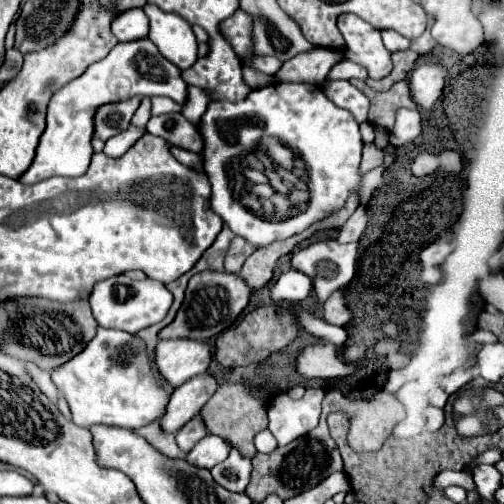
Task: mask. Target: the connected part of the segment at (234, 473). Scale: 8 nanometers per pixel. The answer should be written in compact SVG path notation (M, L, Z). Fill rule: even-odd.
M233 449L223 463L211 469L213 479L227 491L235 491L235 493L245 491L249 483L249 473L251 473L251 463L237 449Z

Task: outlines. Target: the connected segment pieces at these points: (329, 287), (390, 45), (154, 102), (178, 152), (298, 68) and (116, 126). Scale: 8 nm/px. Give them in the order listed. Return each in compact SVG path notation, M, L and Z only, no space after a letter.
M319 241L297 250L291 265L311 277L319 301L325 303L331 291L347 285L355 277L358 244L339 245L337 241Z
M382 30L381 36L385 47L387 47L387 51L391 51L391 53L395 53L395 51L405 51L405 49L411 47L411 41L409 41L409 39L403 39L403 37L394 30Z
M151 97L151 114L152 116L158 116L162 114L169 114L175 112L181 112L181 105L174 102L168 97Z
M169 147L169 151L171 151L171 155L177 159L177 161L181 161L183 165L189 165L189 167L193 167L193 169L201 169L201 157L197 155L197 153L193 153L193 151L183 151L183 149L179 149L179 147Z
M315 47L309 53L299 53L293 59L285 61L281 69L275 73L275 79L323 85L331 67L337 65L341 59L343 59L343 51Z
M139 97L123 101L123 103L109 103L99 107L97 115L95 115L95 137L107 141L115 135L119 135L121 131L125 131L131 123L133 113L139 107Z

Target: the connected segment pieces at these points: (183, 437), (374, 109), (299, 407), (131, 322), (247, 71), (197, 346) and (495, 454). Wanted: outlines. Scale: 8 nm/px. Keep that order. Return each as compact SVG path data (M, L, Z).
M197 415L197 417L193 417L187 425L183 425L183 427L179 429L179 433L177 433L177 443L179 443L179 447L181 447L183 451L189 451L189 449L193 449L193 445L195 445L197 441L201 441L205 435L207 435L205 423L203 423L203 419Z
M353 79L351 83L355 87L359 87L371 101L369 119L367 119L371 125L381 125L385 129L391 129L397 109L401 109L401 107L415 109L417 107L411 99L411 91L409 91L407 81L399 81L389 91L383 91L383 93L371 89L365 81L359 81L359 79Z
M307 389L301 399L291 399L287 393L271 399L267 409L269 431L279 445L287 445L317 427L321 399L323 389Z
M115 275L115 277L95 283L91 297L89 297L89 305L101 327L123 329L127 333L137 333L145 327L151 327L163 321L171 303L173 303L173 295L163 283L149 279L149 277L143 281L133 281L125 275Z
M243 67L243 79L251 89L259 89L259 87L267 87L267 83L273 81L273 77L267 77L251 67Z
M161 339L155 363L171 387L179 387L193 375L205 373L211 363L211 347L199 339Z
M487 449L479 459L475 459L475 463L471 465L471 467L467 467L465 471L471 471L475 465L481 465L481 463L491 463L491 465L495 465L499 459L501 459L501 449Z

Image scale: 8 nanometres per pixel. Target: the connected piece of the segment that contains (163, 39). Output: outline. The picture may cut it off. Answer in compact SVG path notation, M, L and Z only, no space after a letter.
M151 3L143 11L151 21L149 39L157 45L159 53L179 69L189 69L197 61L197 39L191 25L181 15L165 13Z

